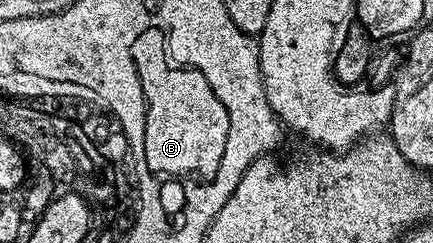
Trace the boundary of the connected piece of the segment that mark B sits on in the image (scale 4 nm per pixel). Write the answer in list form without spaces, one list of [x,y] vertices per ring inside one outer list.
[[[136,54],[136,86],[141,92],[141,149],[143,160],[148,160],[152,168],[160,170],[194,170],[200,166],[202,174],[212,174],[218,164],[224,164],[229,145],[235,140],[235,132],[230,127],[230,112],[208,88],[206,80],[196,74],[188,76],[188,94],[184,94],[184,76],[164,76],[160,66],[144,66],[144,54]]]

